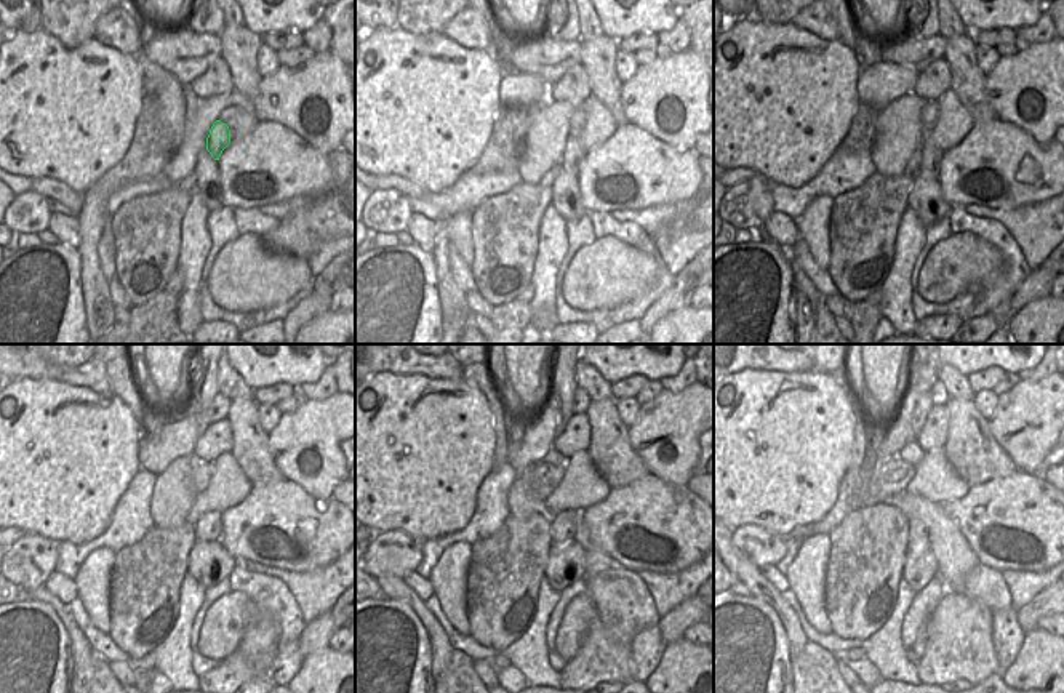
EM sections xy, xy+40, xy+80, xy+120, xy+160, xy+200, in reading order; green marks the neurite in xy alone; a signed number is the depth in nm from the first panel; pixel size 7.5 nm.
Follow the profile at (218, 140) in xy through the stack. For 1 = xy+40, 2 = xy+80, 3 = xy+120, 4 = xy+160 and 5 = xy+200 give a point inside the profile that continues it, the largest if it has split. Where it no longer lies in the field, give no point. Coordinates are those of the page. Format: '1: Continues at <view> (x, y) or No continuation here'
1: Continues at xy+40 (575, 151)
2: Continues at xy+80 (932, 157)
3: Continues at xy+120 (208, 527)
4: Continues at xy+160 (562, 525)
5: Continues at xy+200 (919, 541).

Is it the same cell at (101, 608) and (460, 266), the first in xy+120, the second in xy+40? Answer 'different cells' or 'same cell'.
different cells

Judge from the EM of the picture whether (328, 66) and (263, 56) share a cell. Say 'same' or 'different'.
different

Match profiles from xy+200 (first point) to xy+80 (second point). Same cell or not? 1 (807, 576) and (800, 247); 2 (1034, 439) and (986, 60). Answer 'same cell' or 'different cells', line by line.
1: different cells
2: different cells

